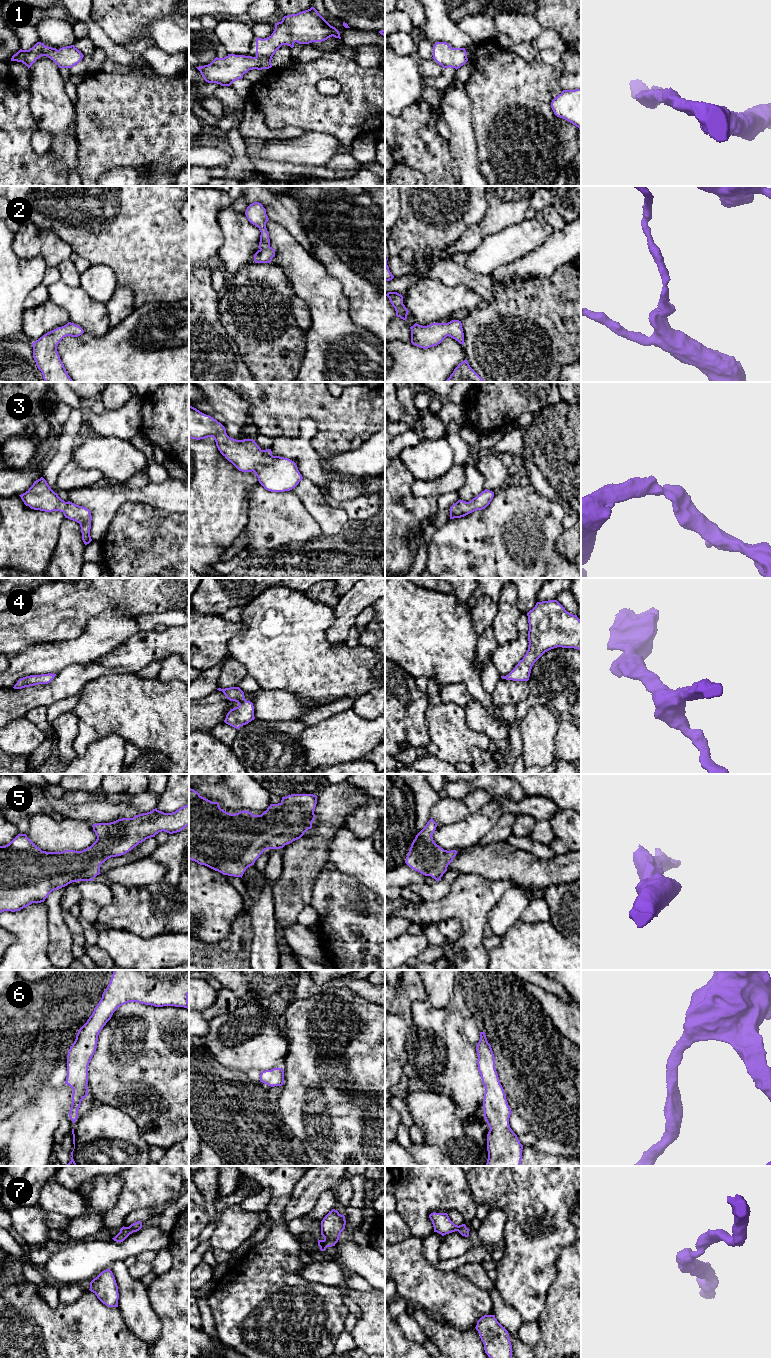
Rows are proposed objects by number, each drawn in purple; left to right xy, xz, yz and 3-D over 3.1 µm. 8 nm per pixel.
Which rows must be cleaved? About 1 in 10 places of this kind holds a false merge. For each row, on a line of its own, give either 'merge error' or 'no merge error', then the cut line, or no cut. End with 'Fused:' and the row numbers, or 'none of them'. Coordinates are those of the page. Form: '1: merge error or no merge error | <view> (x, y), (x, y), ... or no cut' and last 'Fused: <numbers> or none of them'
1: no merge error | no cut
2: no merge error | no cut
3: no merge error | no cut
4: no merge error | no cut
5: no merge error | no cut
6: no merge error | no cut
7: no merge error | no cut
Fused: none of them

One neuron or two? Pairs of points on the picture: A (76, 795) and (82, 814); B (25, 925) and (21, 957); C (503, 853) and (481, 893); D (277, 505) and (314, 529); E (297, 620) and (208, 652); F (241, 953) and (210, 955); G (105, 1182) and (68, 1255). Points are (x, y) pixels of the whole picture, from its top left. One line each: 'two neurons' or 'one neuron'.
A: two neurons
B: one neuron
C: two neurons
D: one neuron
E: two neurons
F: one neuron
G: two neurons

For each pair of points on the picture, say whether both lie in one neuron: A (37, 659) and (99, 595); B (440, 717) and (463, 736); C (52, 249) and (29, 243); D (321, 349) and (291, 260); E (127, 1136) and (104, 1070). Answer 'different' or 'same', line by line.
A: different
B: same
C: same
D: same
E: different

